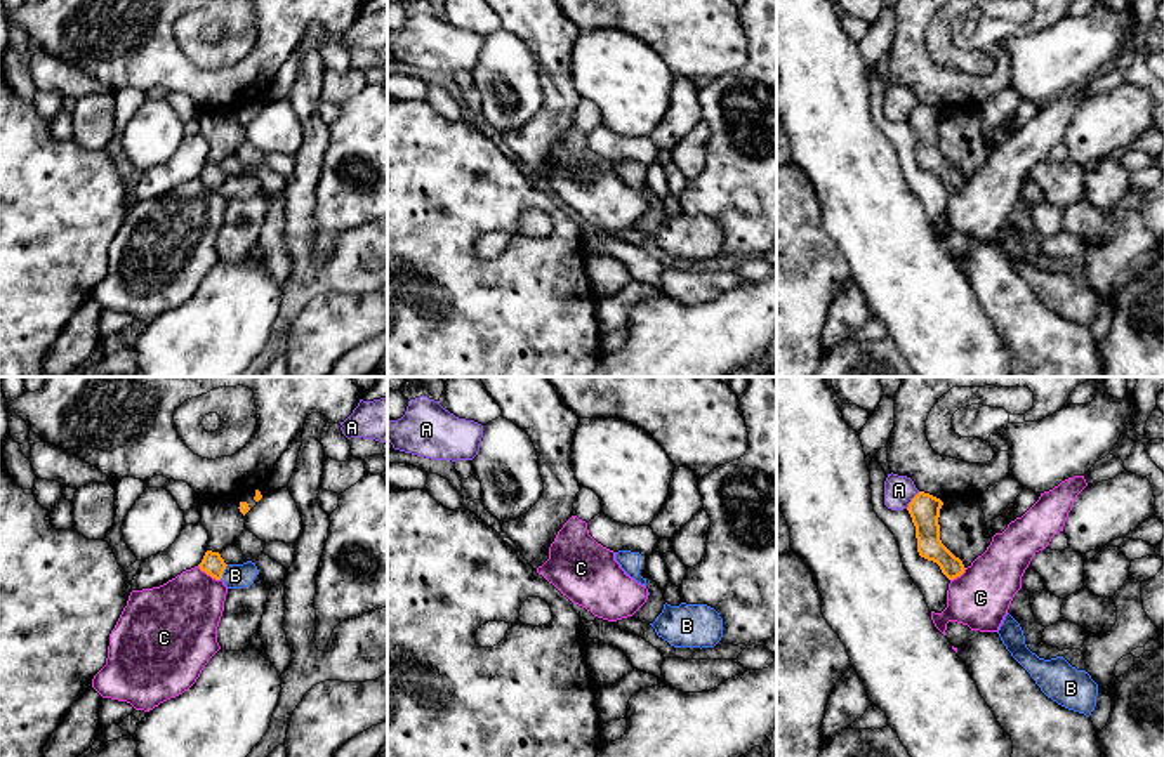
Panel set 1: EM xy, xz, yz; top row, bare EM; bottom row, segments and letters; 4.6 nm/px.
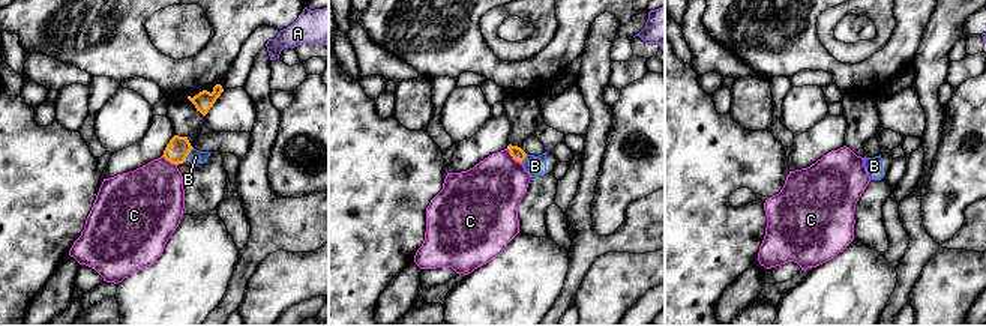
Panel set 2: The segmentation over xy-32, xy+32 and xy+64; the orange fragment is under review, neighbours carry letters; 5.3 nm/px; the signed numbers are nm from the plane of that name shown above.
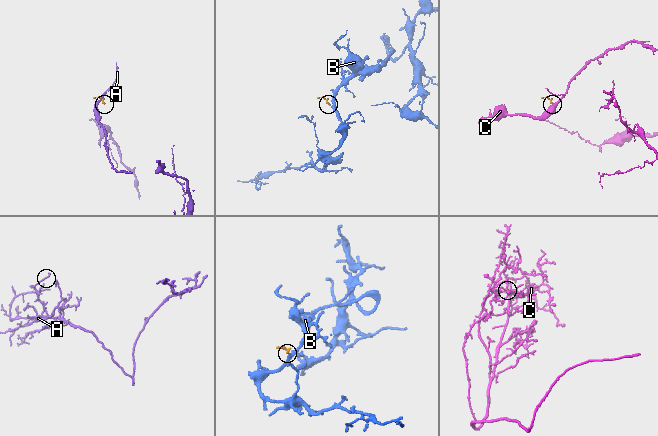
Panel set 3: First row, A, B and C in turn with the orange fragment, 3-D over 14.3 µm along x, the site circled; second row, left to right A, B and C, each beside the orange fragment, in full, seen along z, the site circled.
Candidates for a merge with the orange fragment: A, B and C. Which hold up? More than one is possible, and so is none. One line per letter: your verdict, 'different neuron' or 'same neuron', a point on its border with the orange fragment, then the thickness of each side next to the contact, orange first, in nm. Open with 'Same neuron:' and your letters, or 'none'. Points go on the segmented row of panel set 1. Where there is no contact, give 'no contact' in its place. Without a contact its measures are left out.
Same neuron: B
A: different neuron; meets orange in yz at (912, 500); 140 nm thick on the orange side, 140 nm on the other
B: same neuron; meets orange in xy at (223, 572); 100 nm thick on the orange side, 110 nm on the other
C: different neuron; meets orange in xy at (209, 573); 100 nm thick on the orange side, 360 nm on the other

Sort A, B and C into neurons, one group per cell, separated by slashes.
A / B / C

